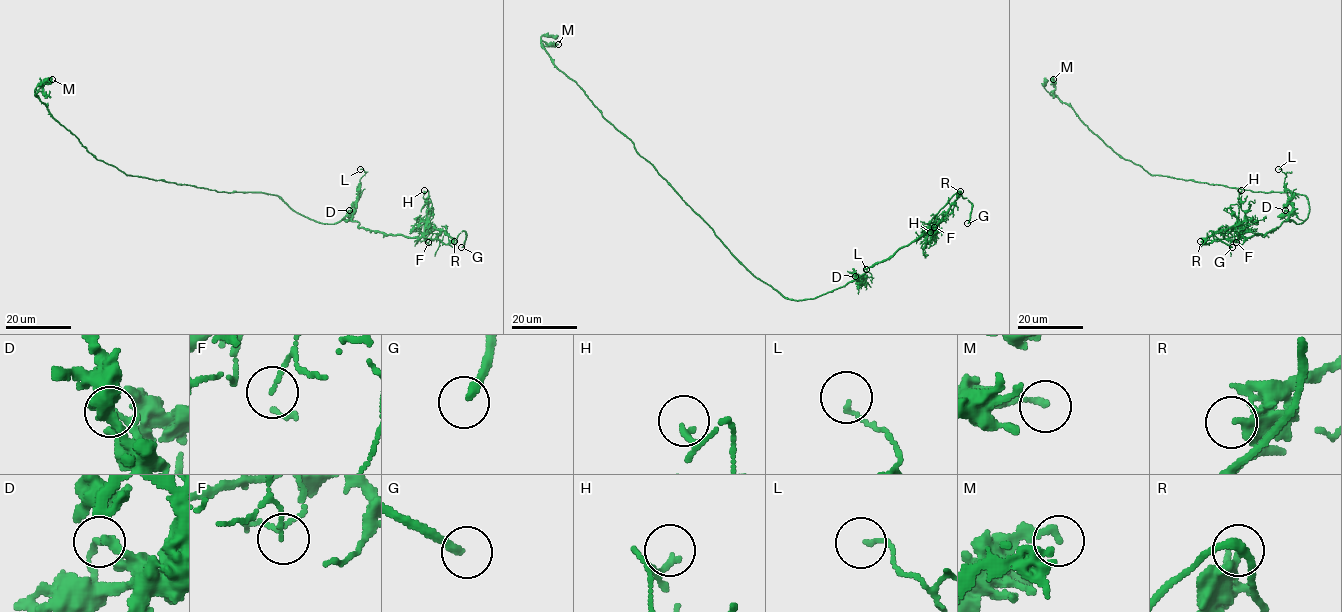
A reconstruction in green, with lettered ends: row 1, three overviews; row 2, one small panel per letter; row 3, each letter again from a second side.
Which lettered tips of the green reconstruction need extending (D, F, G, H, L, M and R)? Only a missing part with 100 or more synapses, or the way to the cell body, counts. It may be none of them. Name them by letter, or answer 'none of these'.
G

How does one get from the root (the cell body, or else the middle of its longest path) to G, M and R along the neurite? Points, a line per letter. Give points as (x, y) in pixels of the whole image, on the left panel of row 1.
G: (231, 192), (276, 194), (322, 223), (356, 221), (370, 231), (438, 239), (451, 246), (464, 231), (461, 247)
M: (231, 192), (125, 175), (98, 160), (35, 95), (52, 79)
R: (231, 192), (276, 194), (297, 212), (322, 223), (351, 220), (359, 227), (410, 237), (443, 231), (454, 241)

